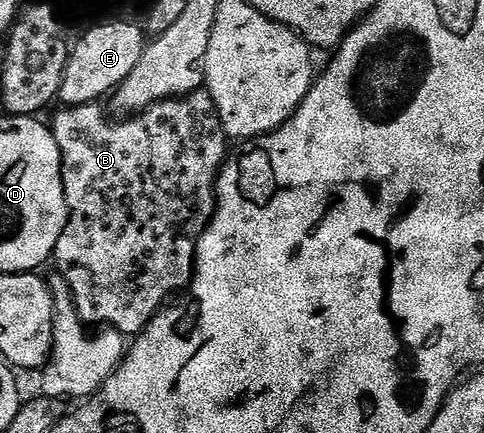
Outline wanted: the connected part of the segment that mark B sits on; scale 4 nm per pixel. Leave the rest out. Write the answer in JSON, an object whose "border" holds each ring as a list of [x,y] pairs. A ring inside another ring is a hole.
{"border":[[[206,88],[184,94],[180,98],[167,98],[156,102],[153,106],[141,110],[139,114],[120,120],[124,122],[111,122],[104,115],[102,107],[103,105],[100,104],[64,106],[53,116],[52,122],[50,121],[50,129],[60,153],[62,184],[68,205],[68,223],[62,236],[58,236],[54,263],[56,262],[57,268],[60,269],[57,270],[59,277],[64,279],[64,283],[72,291],[72,301],[75,302],[76,311],[84,323],[101,322],[99,324],[101,327],[118,330],[125,336],[135,336],[141,334],[155,314],[164,309],[171,299],[168,298],[171,294],[176,294],[179,290],[180,293],[187,291],[191,283],[192,272],[196,268],[196,246],[216,214],[216,181],[220,170],[224,167],[224,159],[230,153],[230,139],[222,128],[222,120],[218,116],[214,96],[210,96]]]}

